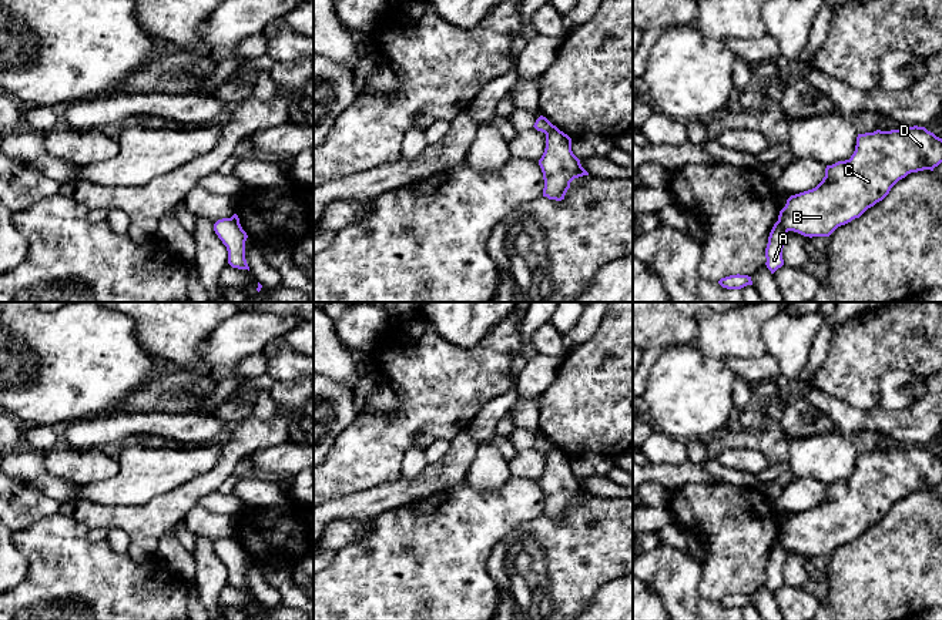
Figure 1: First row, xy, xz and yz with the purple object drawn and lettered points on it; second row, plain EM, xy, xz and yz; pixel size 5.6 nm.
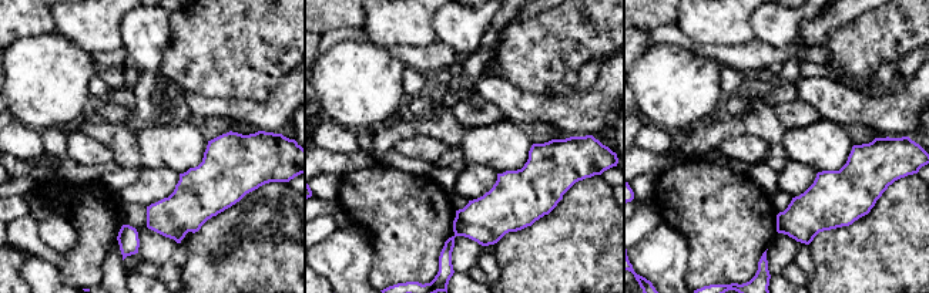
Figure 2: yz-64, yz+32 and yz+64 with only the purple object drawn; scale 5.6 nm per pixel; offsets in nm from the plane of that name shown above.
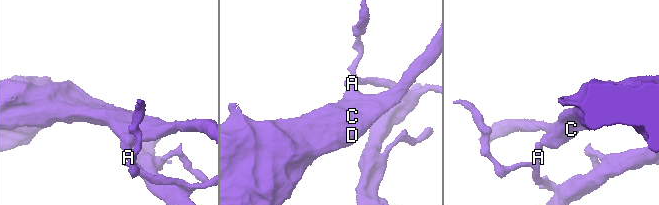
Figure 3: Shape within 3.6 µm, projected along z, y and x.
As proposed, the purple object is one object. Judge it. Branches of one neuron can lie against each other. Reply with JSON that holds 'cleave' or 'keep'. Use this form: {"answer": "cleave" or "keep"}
{"answer": "cleave"}

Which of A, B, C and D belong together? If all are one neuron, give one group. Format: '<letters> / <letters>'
A / B C D

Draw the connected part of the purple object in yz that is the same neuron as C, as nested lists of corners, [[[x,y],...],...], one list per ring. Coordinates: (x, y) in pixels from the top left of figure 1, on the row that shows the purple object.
[[[925,127],[858,134],[849,160],[827,165],[825,177],[812,190],[791,195],[780,211],[778,222],[804,237],[829,237],[838,227],[859,218],[868,208],[882,201],[891,188],[911,172],[933,171],[942,162],[942,138]]]

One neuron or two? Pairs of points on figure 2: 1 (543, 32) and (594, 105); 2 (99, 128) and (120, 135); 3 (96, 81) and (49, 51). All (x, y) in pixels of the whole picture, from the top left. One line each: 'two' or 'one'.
1: two
2: one
3: two

